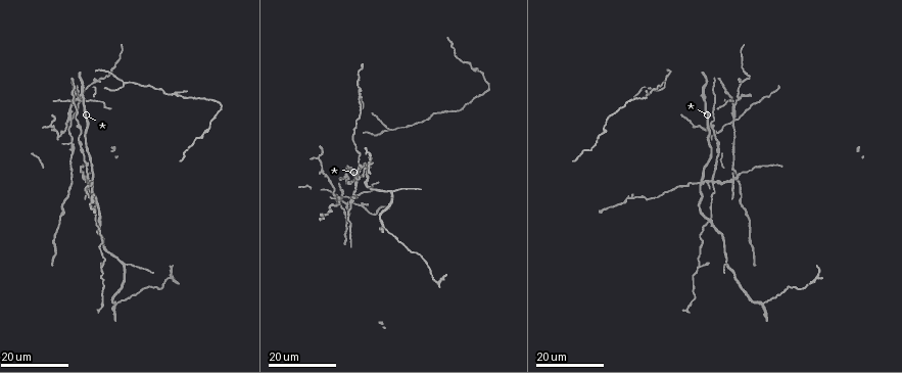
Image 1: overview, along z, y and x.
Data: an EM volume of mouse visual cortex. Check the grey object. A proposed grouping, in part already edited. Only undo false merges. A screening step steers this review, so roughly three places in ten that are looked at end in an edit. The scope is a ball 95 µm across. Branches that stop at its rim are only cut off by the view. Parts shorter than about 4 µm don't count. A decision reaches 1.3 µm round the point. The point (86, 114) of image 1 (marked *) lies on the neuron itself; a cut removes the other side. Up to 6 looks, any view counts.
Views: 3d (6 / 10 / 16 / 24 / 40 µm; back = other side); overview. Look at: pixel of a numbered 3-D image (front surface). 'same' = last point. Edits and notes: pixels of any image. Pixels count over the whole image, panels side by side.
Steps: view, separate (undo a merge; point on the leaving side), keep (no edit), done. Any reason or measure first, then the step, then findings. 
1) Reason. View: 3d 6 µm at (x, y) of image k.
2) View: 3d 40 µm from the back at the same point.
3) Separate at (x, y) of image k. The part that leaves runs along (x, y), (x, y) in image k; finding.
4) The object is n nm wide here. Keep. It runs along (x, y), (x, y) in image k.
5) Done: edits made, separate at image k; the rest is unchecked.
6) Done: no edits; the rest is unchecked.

Three-way junction. View: 3d 24 µm at (392, 129) of image 1.

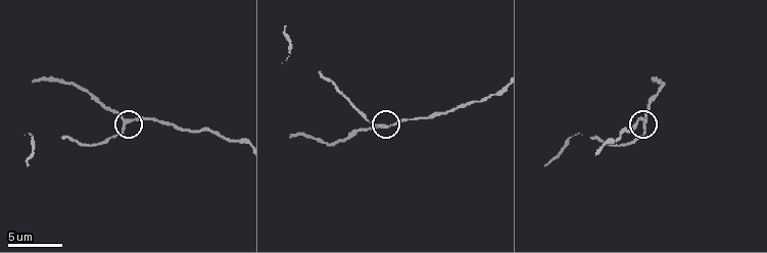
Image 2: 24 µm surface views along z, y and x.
View: 3d 10 µm at (382, 125) of image 2.

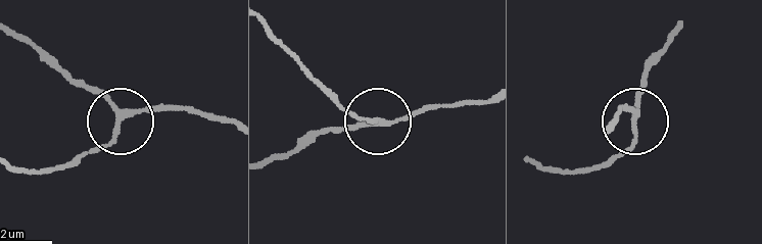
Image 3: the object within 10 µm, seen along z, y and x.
3 arms meet here. Keep. Continuous, no second neuron.

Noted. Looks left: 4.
Arms part here. View: 3d 16 µm at (699, 183) of image 1.

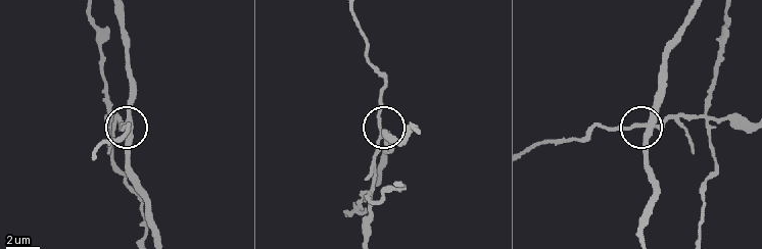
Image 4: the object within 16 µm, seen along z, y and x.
View: 3d 10 µm at (638, 127) of image 4.

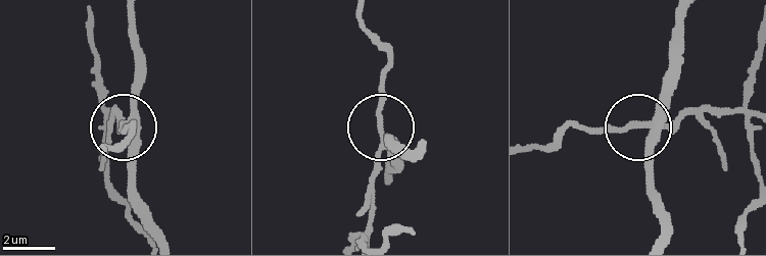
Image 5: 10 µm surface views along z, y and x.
View: 3d 6 µm at (643, 124) of image 5.

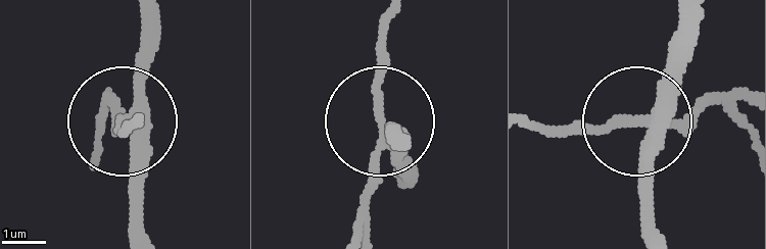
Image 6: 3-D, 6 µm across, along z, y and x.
The object is 270 nm wide here. Separate at (382, 70) of image 6. The part that leaves runs along (380, 143), (369, 227) in image 6; two neurons meet here.

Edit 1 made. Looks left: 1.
Done: edits made, separate at image 6; the rest is unchecked.

